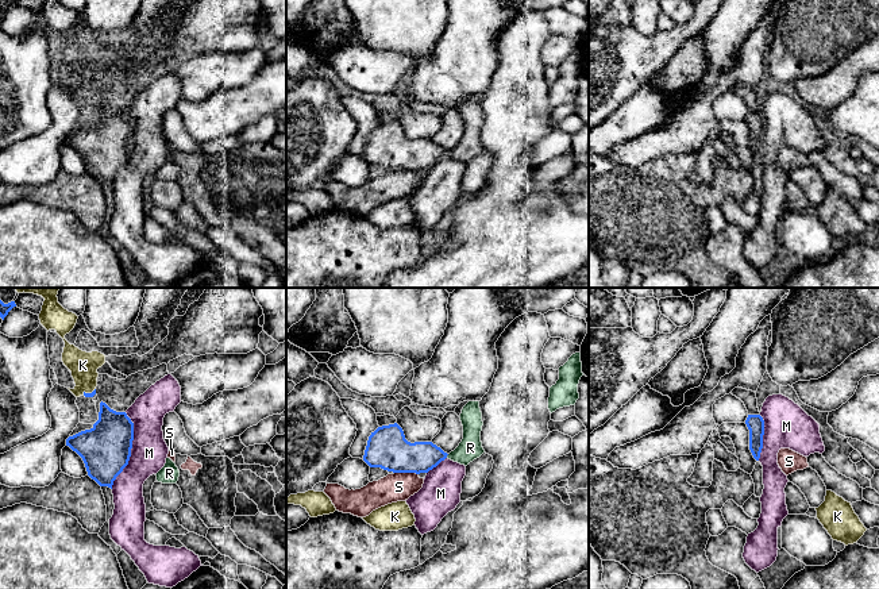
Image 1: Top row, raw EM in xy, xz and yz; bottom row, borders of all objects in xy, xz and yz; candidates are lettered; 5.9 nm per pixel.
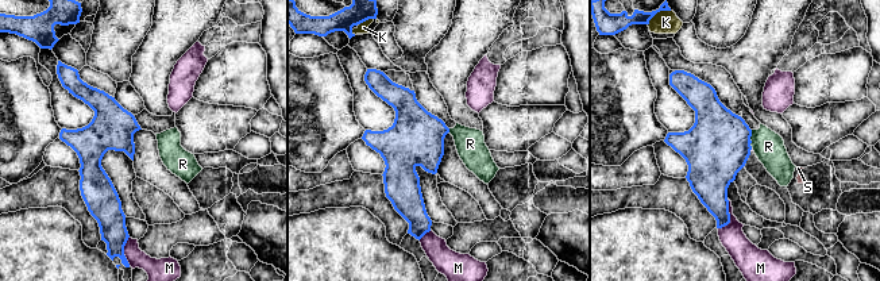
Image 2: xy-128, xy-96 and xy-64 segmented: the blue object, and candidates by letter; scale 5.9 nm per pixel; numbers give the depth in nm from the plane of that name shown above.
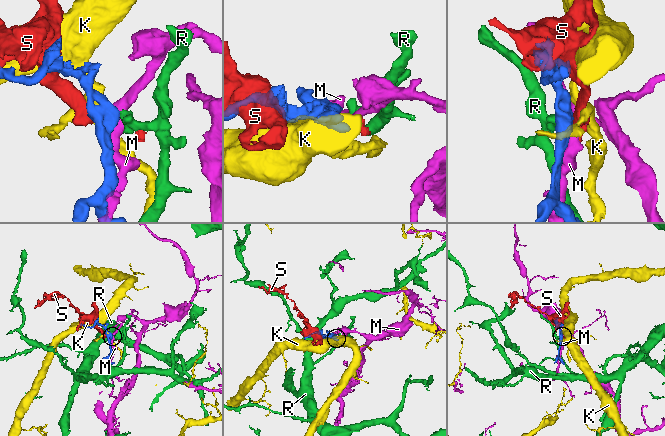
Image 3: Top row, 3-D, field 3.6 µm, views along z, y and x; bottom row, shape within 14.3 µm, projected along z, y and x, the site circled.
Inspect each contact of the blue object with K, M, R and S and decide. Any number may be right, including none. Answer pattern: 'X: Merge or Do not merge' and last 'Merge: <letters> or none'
K: Do not merge
M: Do not merge
R: Do not merge
S: Do not merge
Merge: none

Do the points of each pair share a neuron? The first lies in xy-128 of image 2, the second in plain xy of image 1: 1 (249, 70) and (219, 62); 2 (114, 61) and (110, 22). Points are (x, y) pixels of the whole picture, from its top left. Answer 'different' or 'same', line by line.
1: same
2: same

